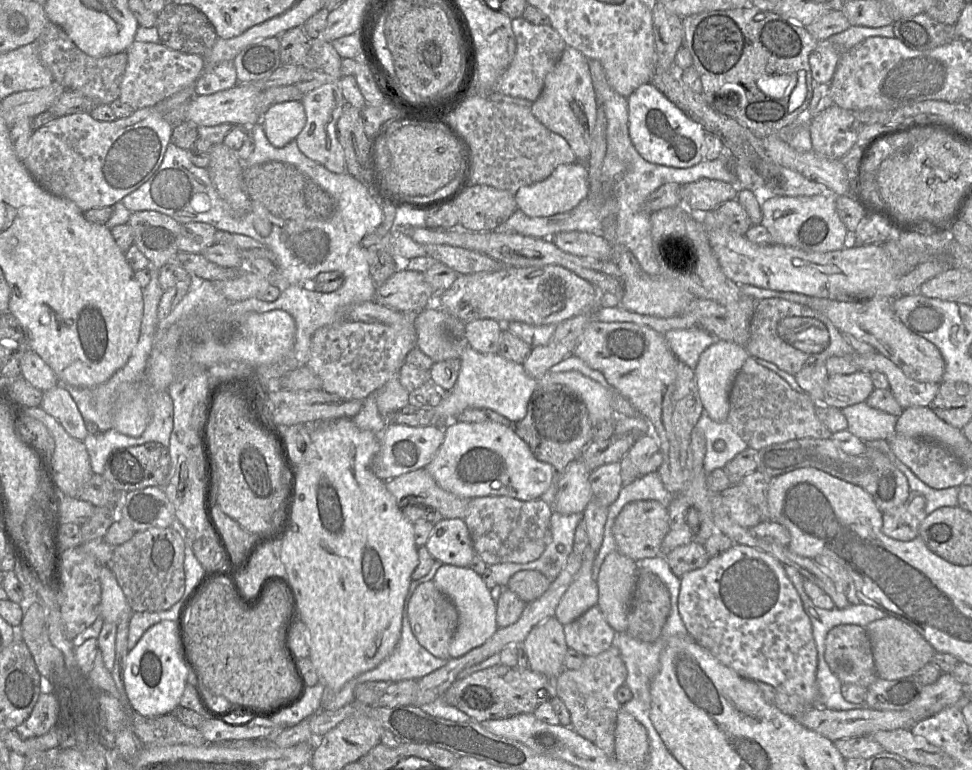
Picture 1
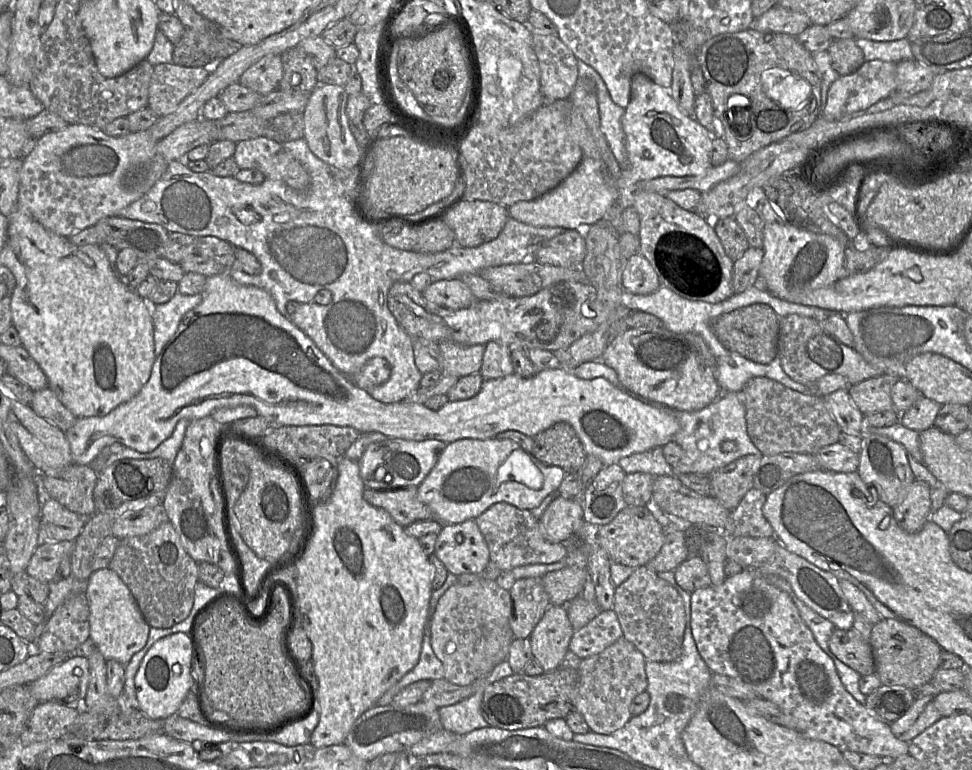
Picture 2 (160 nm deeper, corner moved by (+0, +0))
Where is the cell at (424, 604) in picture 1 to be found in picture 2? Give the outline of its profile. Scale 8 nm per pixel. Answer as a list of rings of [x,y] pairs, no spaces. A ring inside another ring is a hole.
[[[479,578],[472,583],[454,584],[440,597],[429,621],[431,647],[444,667],[444,678],[456,685],[466,686],[489,674],[508,658],[509,647],[515,639],[510,622],[513,604],[510,592],[494,580]]]

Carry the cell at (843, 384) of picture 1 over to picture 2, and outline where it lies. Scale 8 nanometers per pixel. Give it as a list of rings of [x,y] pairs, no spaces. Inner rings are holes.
[[[879,375],[860,383],[849,385],[848,393],[864,414],[869,415],[894,409],[891,399],[891,388],[900,379],[898,375]]]

